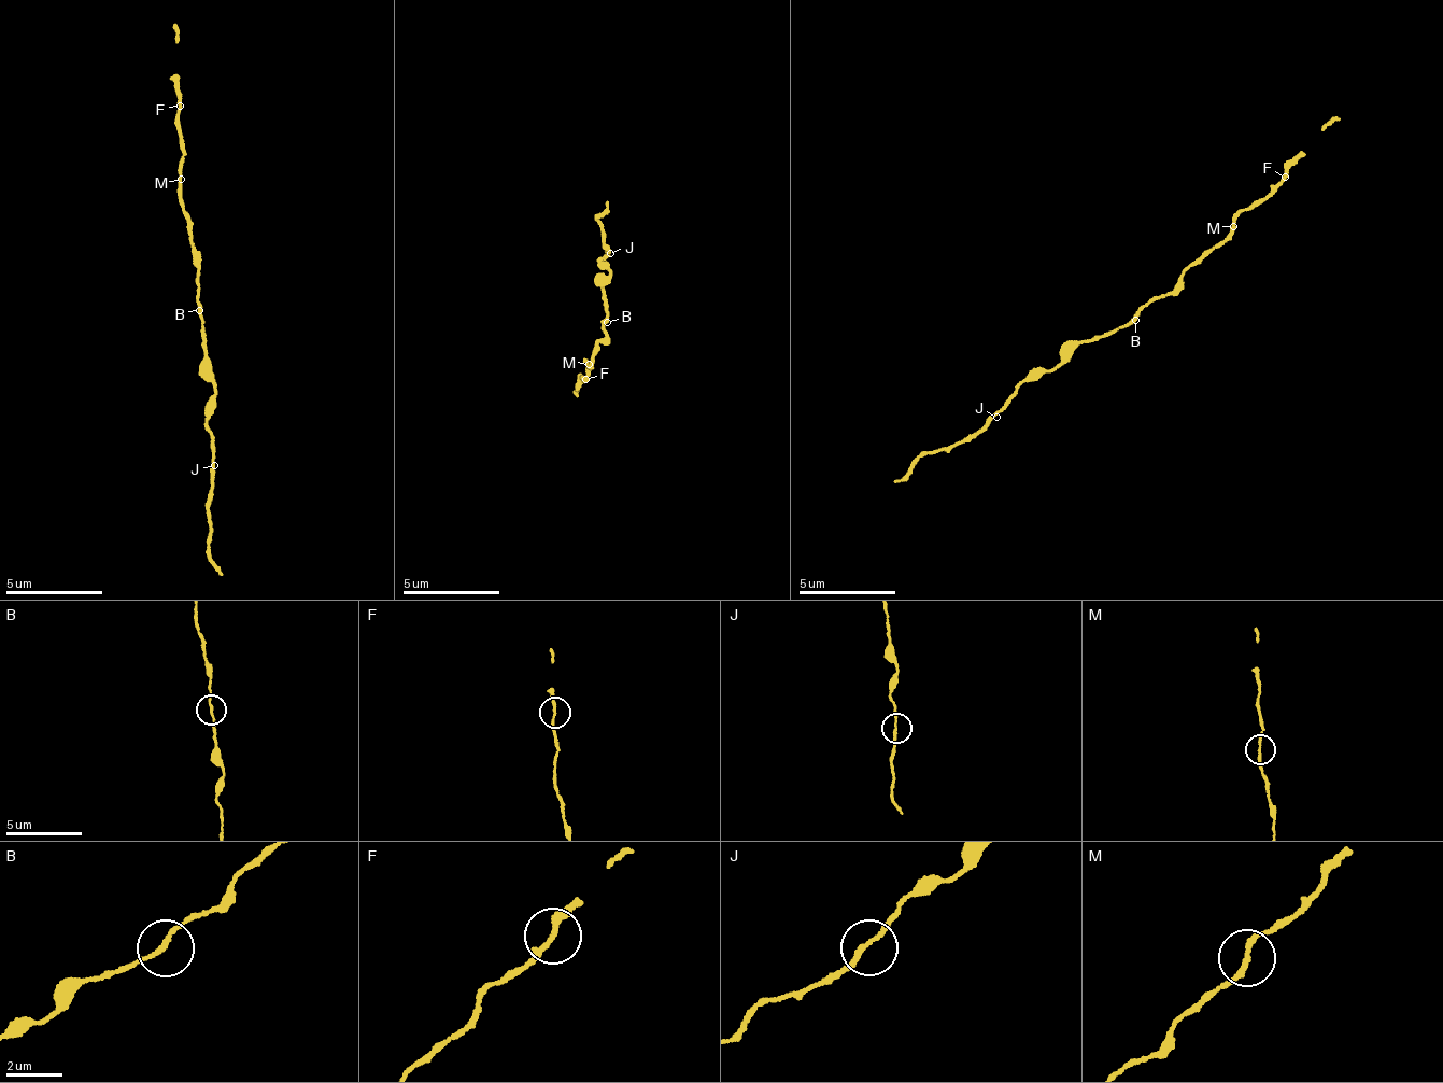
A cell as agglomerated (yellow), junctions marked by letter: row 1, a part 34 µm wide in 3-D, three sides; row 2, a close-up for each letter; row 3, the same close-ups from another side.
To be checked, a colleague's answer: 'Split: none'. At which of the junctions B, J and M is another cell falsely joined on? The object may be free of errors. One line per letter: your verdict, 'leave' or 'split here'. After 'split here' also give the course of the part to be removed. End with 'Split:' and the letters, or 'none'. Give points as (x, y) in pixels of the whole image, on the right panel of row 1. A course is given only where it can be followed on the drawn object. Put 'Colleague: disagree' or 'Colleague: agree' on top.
Colleague: agree
B: leave
J: leave
M: leave
Split: none

